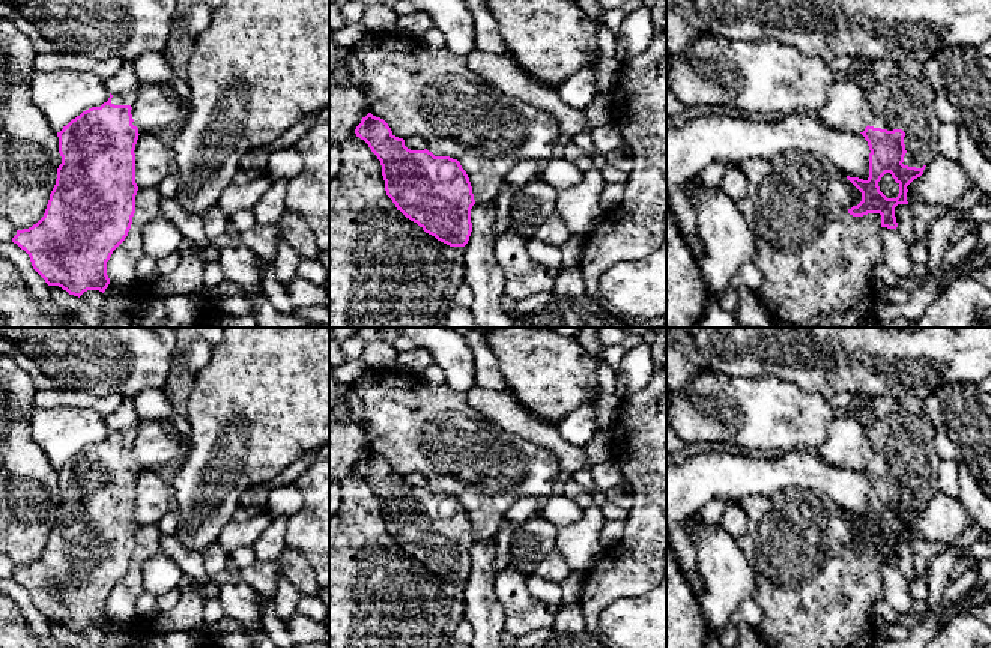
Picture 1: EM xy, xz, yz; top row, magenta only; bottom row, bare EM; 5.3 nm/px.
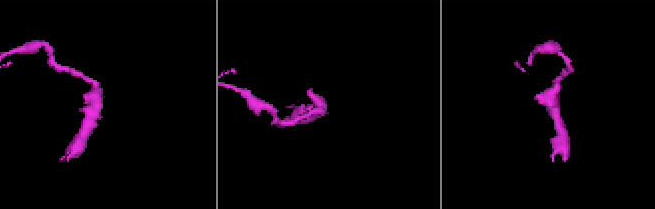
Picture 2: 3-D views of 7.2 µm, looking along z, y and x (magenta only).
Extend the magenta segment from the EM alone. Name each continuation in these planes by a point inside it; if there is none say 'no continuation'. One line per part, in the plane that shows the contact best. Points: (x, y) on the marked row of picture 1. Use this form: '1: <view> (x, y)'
1: yz (900, 101)

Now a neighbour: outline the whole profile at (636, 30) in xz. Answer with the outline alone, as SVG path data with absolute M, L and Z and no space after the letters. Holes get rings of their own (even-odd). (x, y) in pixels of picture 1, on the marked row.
M642 5L626 15L618 38L624 45L624 60L647 50L653 36L651 8Z

